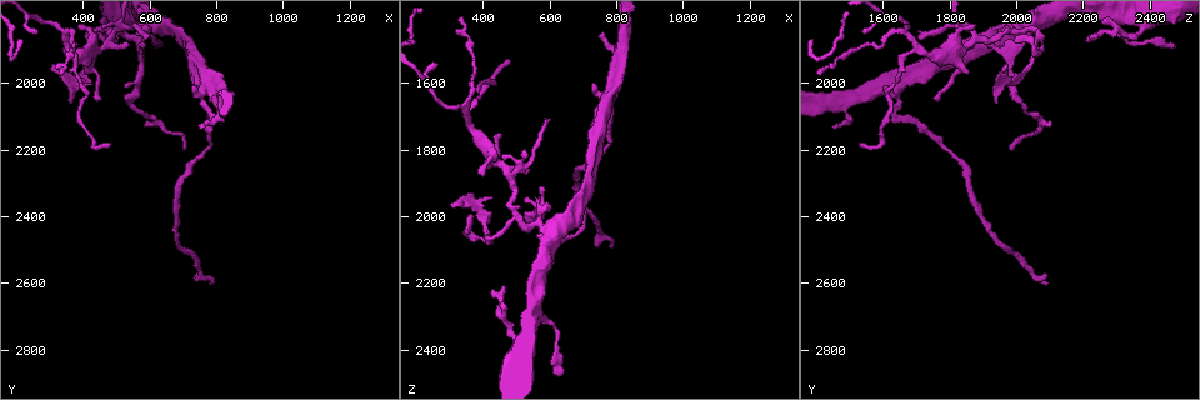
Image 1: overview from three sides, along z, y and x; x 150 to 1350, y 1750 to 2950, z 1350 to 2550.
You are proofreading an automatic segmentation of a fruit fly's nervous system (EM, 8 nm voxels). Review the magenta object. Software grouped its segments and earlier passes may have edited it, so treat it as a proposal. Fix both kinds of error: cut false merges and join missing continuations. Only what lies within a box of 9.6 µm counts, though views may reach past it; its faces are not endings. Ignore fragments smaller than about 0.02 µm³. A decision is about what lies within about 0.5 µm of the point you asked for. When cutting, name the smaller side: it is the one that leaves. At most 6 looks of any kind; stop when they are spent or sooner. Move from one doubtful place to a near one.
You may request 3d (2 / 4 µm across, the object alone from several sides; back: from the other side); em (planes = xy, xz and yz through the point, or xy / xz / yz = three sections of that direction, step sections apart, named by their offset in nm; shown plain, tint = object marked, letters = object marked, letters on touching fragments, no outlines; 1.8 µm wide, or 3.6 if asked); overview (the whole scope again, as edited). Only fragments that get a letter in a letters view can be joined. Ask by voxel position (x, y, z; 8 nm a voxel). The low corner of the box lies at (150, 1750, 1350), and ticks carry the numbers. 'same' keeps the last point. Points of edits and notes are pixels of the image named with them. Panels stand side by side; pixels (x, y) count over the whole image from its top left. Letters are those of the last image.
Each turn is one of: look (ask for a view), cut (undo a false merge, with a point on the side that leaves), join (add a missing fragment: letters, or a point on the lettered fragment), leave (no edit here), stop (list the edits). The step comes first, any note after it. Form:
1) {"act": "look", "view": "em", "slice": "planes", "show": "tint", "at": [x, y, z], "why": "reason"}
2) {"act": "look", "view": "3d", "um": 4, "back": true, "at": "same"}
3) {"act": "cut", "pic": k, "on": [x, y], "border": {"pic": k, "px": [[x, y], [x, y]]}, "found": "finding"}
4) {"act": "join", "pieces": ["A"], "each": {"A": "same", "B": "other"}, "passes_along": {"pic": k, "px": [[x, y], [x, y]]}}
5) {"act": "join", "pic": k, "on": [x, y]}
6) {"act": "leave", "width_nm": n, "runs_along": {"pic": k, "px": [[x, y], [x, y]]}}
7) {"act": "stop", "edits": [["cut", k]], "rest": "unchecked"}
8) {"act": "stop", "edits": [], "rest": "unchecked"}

{"act": "look", "view": "em", "um": 3.6, "slice": "xz", "step": 8, "show": "tint", "at": [480, 1870, 1880], "why": "calibre changes"}

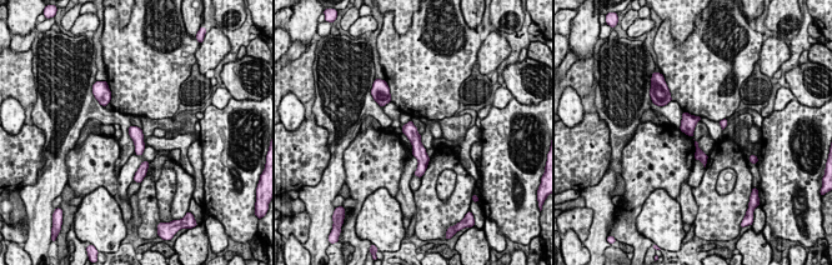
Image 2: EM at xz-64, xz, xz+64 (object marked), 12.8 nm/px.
{"act": "look", "view": "em", "um": 3.6, "slice": "planes", "show": "letters", "at": "same"}

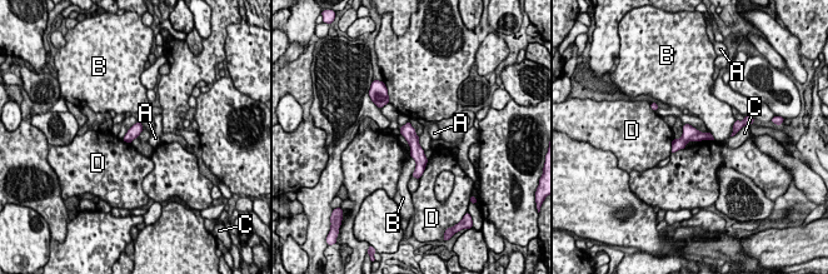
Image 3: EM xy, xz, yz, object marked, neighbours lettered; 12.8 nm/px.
{"act": "leave", "each": {"A": "other", "B": "other", "C": "other", "D": "other"}, "border": {"pic": 3, "px": [[684, 147], [672, 153], [669, 152]]}, "found": "continuous, no second neuron"}

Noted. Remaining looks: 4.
{"act": "look", "view": "em", "slice": "planes", "show": "letters", "at": [360, 2060, 1940], "why": "free end"}

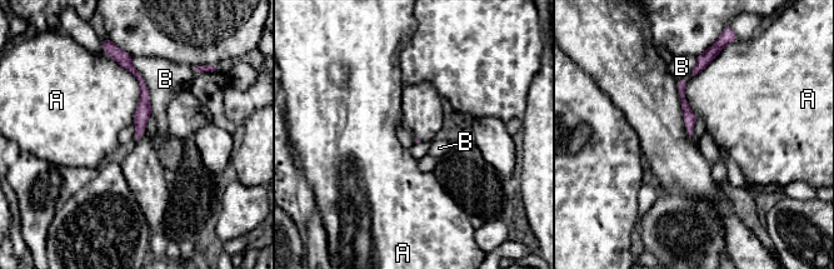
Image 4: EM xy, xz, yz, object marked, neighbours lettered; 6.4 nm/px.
{"act": "leave", "each": {"A": "other", "B": "other"}, "border": {"pic": 4, "px": [[109, 55], [138, 81], [133, 123]]}, "found": "no lettered fragment goes on from it"}

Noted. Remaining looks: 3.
{"act": "look", "view": "em", "slice": "yz", "step": 8, "show": "letters", "at": [790, 2610, 2080], "why": "an open end"}

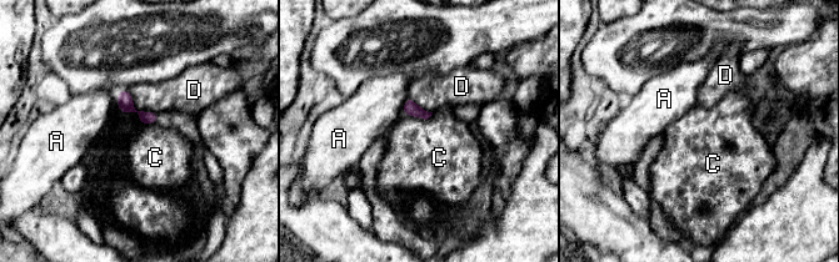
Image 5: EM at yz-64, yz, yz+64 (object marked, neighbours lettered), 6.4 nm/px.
{"act": "look", "view": "em", "slice": "planes", "show": "letters", "at": "same", "why": "another direction"}

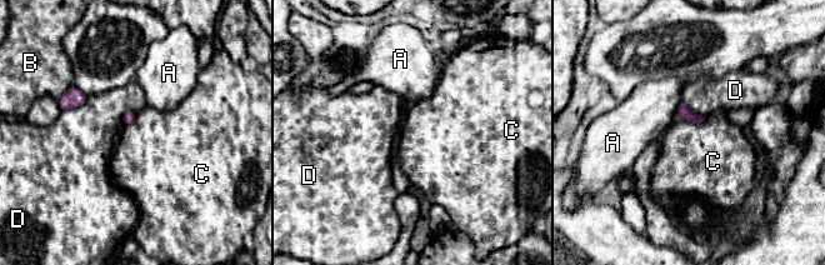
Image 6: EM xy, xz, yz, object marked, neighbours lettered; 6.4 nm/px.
{"act": "leave", "each": {"A": "other", "B": "other", "C": "other", "D": "other"}, "border": {"pic": 6, "px": [[678, 116], [698, 123], [706, 116]]}, "found": "none of them fits"}

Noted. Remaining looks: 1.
{"act": "stop", "edits": [], "rest": "unchecked"}

